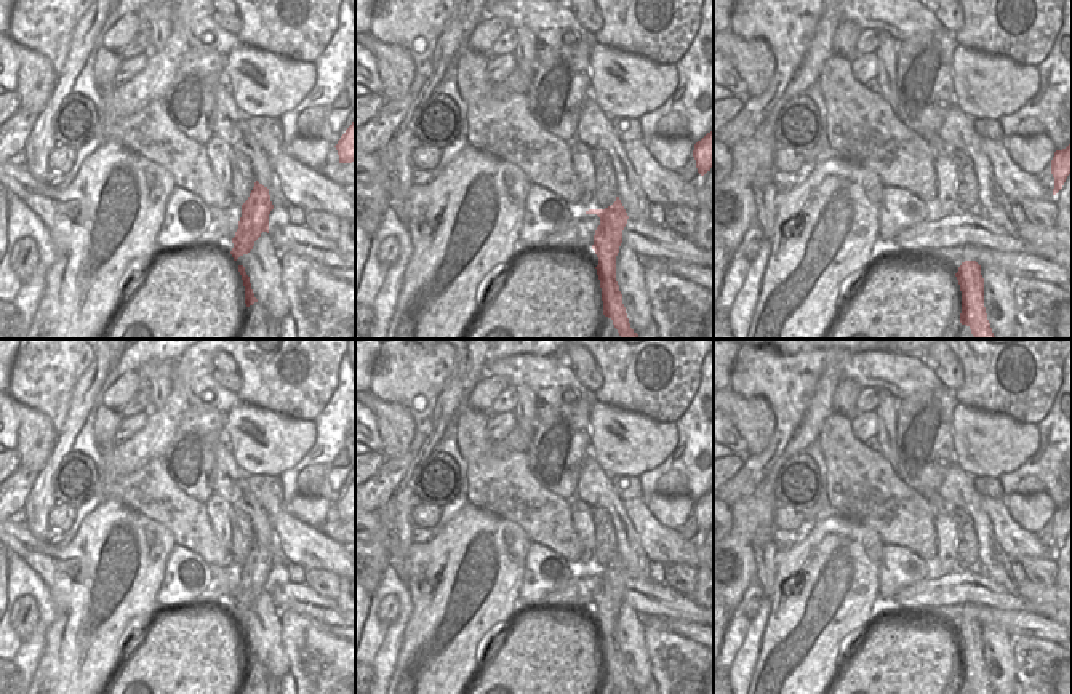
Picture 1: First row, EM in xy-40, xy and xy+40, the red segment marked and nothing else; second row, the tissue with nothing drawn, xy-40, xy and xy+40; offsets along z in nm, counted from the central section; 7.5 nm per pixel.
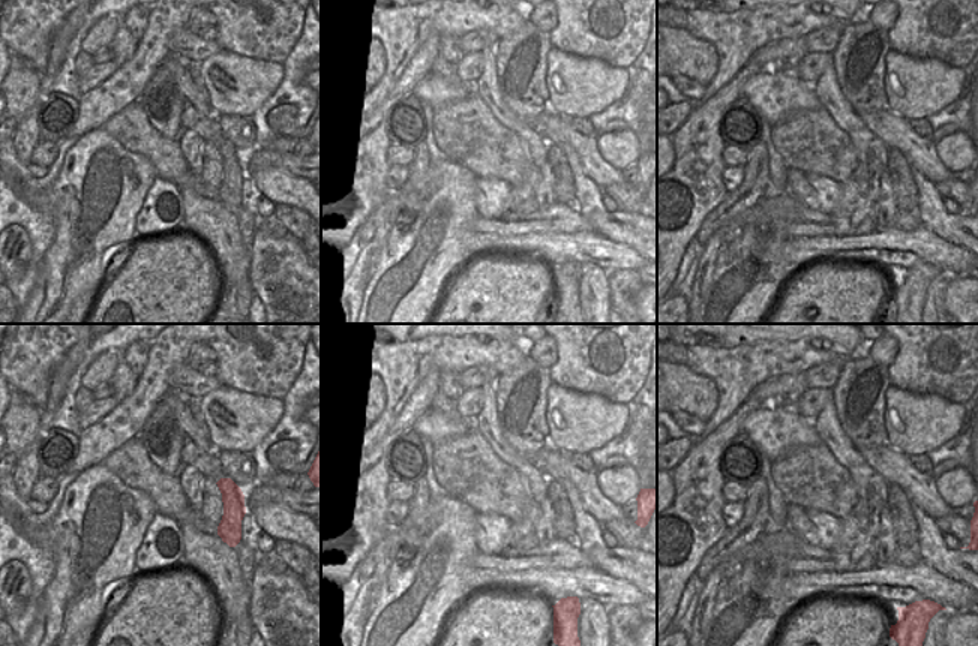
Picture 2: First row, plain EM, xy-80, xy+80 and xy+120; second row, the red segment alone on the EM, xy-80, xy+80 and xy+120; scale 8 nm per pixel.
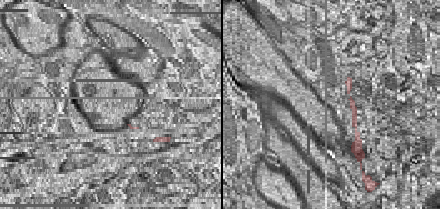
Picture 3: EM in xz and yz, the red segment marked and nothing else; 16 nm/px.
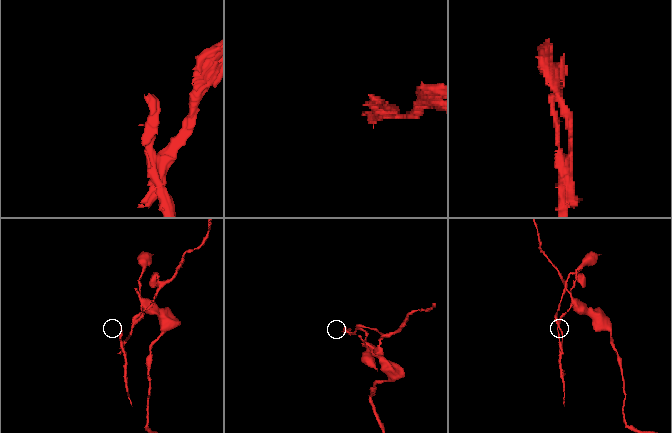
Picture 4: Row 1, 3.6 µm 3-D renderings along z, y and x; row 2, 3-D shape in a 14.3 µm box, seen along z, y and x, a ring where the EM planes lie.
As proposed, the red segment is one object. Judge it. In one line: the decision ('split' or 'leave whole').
leave whole

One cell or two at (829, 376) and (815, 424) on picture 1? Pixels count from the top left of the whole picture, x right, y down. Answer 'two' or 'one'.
one

